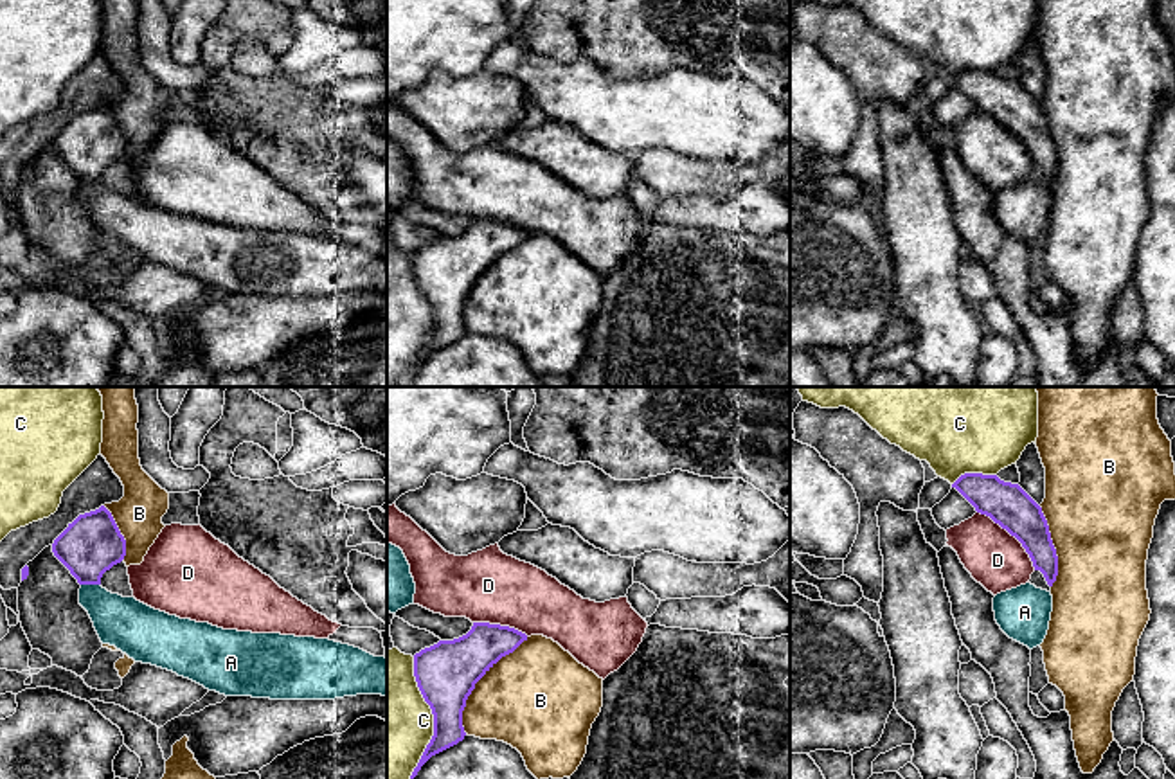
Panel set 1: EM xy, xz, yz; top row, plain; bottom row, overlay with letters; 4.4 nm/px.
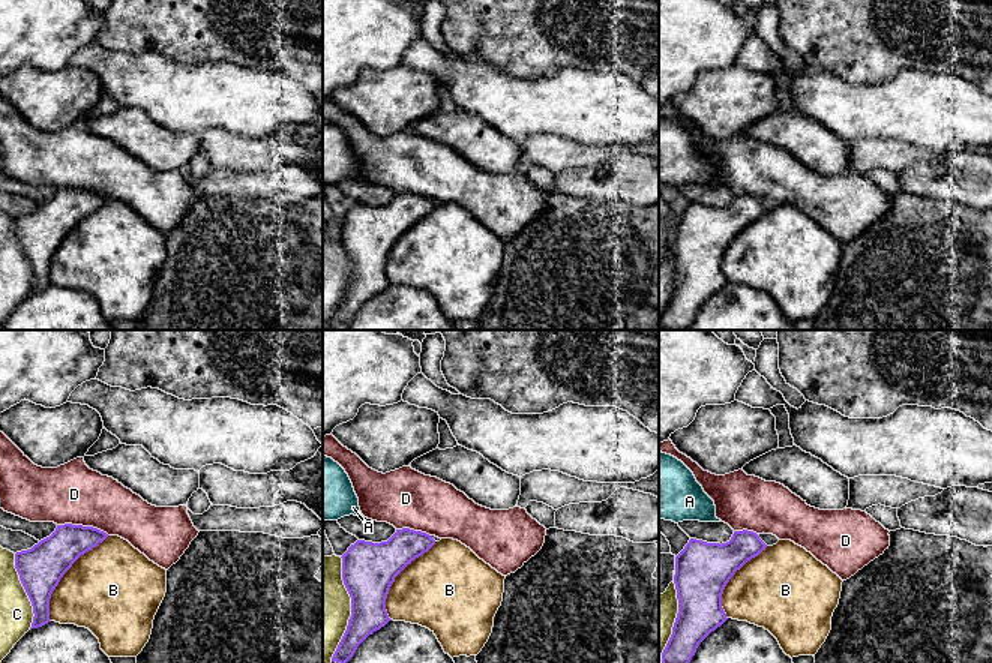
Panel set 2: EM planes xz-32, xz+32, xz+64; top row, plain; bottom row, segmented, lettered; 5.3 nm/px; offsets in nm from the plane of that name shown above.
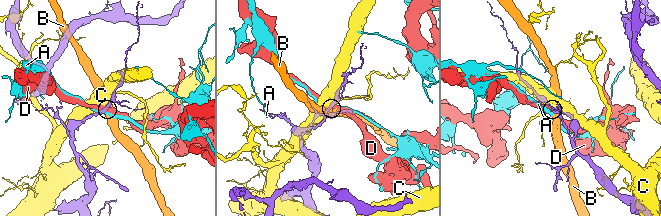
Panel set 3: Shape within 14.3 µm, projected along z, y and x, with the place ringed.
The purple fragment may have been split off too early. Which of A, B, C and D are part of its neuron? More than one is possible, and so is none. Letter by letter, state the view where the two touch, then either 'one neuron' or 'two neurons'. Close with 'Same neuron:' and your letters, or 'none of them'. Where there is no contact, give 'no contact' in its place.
A: contact in xy; two neurons
B: contact in xz; two neurons
C: contact in xz; two neurons
D: contact in yz; two neurons
Same neuron: none of them

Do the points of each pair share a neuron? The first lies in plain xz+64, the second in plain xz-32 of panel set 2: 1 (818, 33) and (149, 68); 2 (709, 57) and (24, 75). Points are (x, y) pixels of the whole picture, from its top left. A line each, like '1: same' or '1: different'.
1: different
2: different

